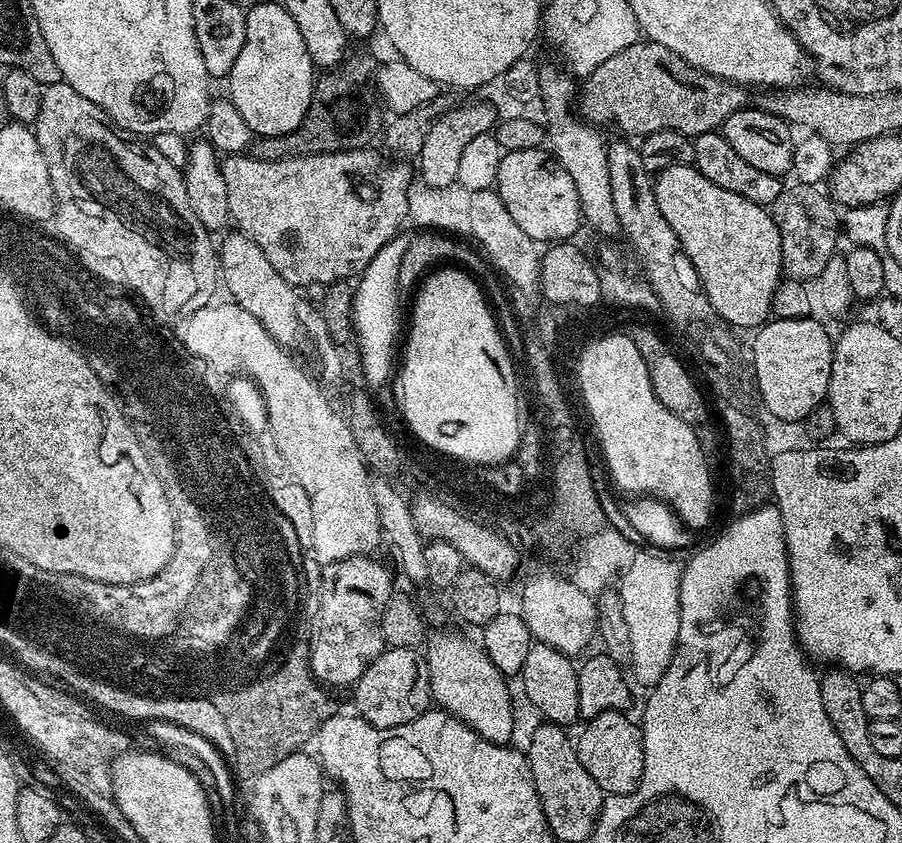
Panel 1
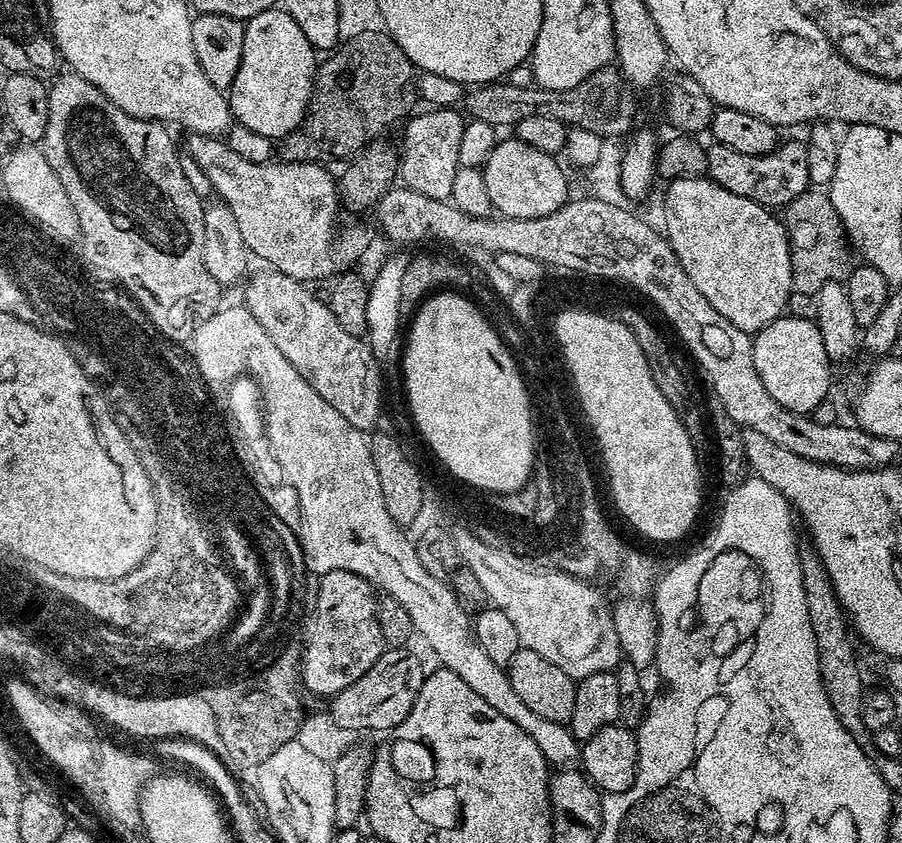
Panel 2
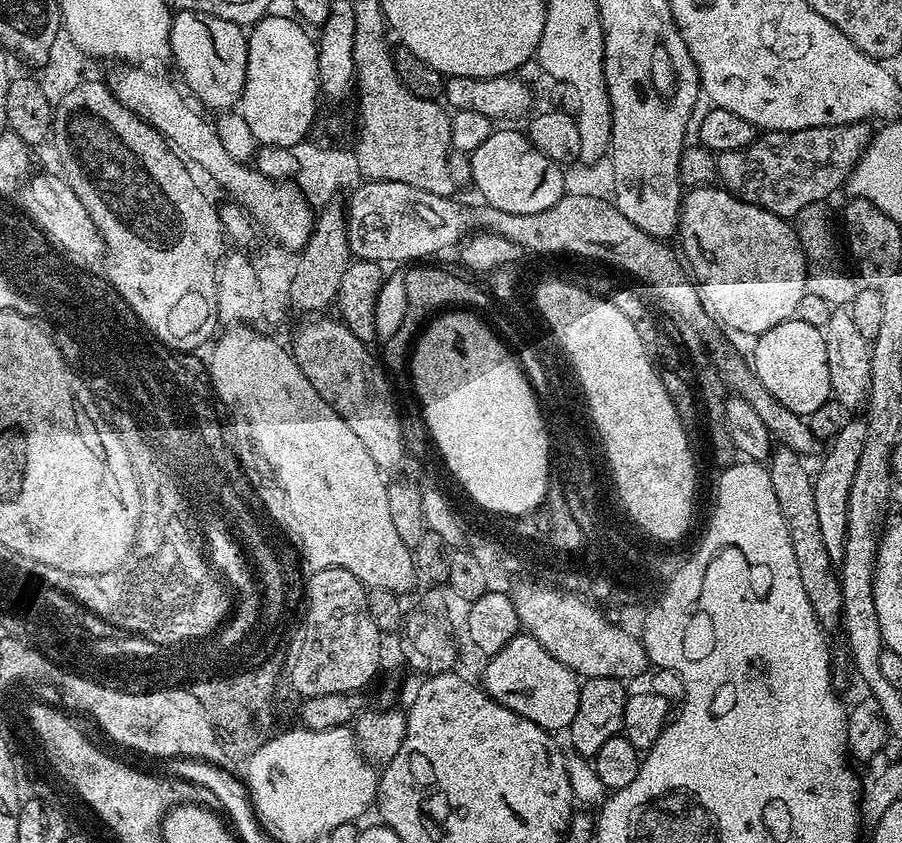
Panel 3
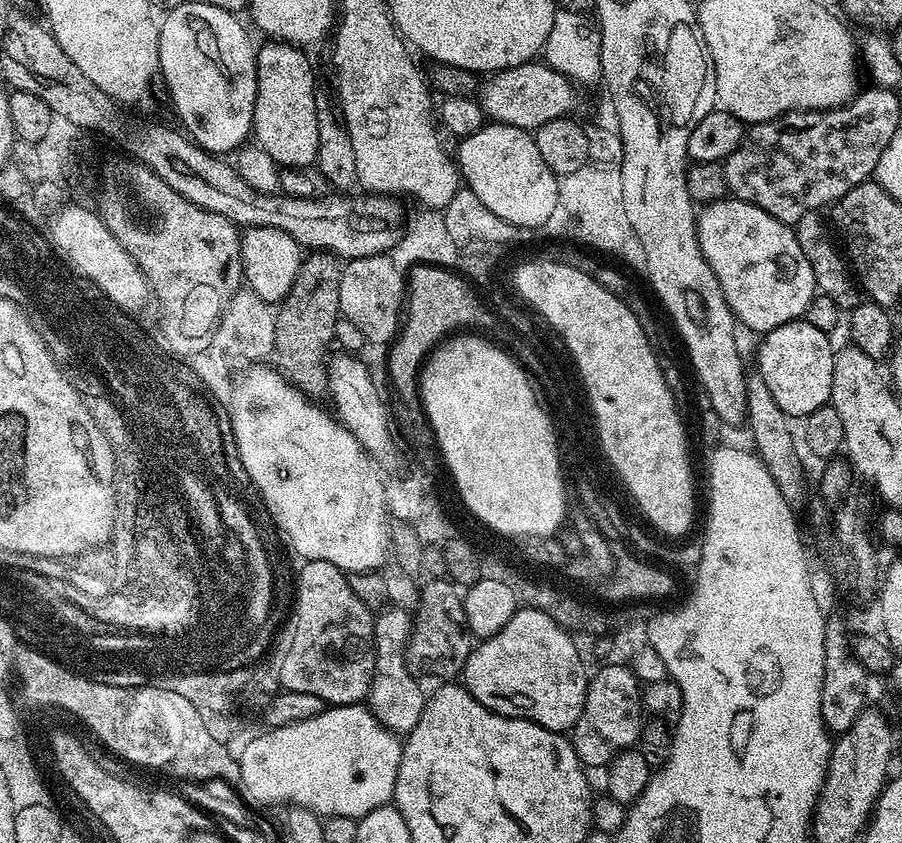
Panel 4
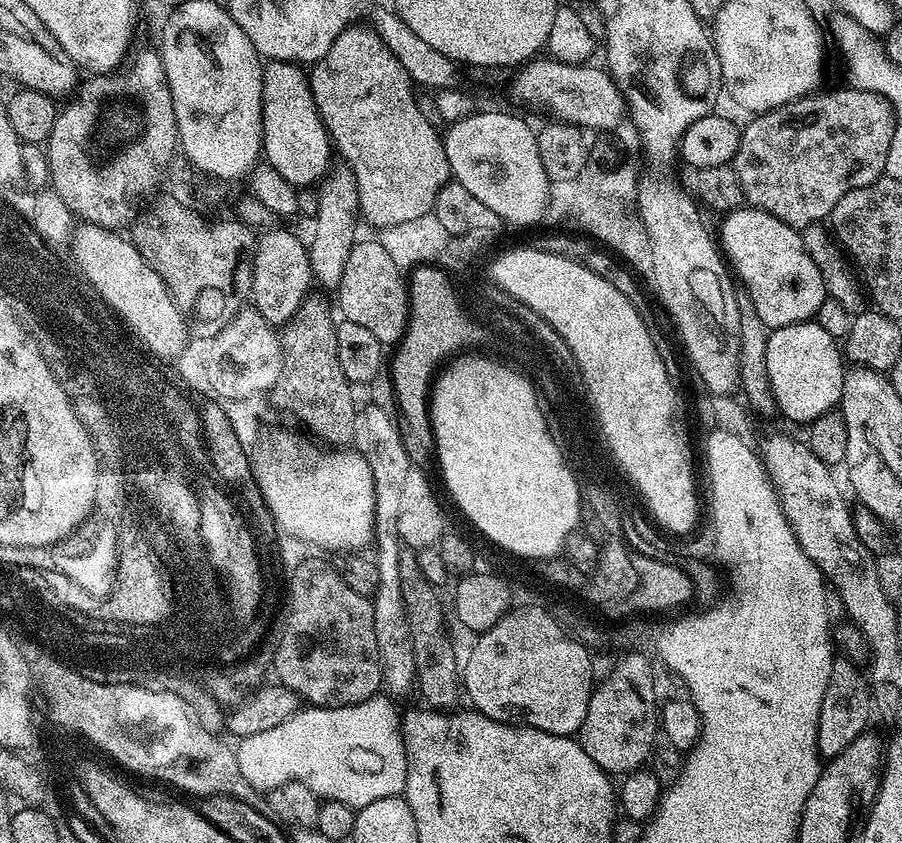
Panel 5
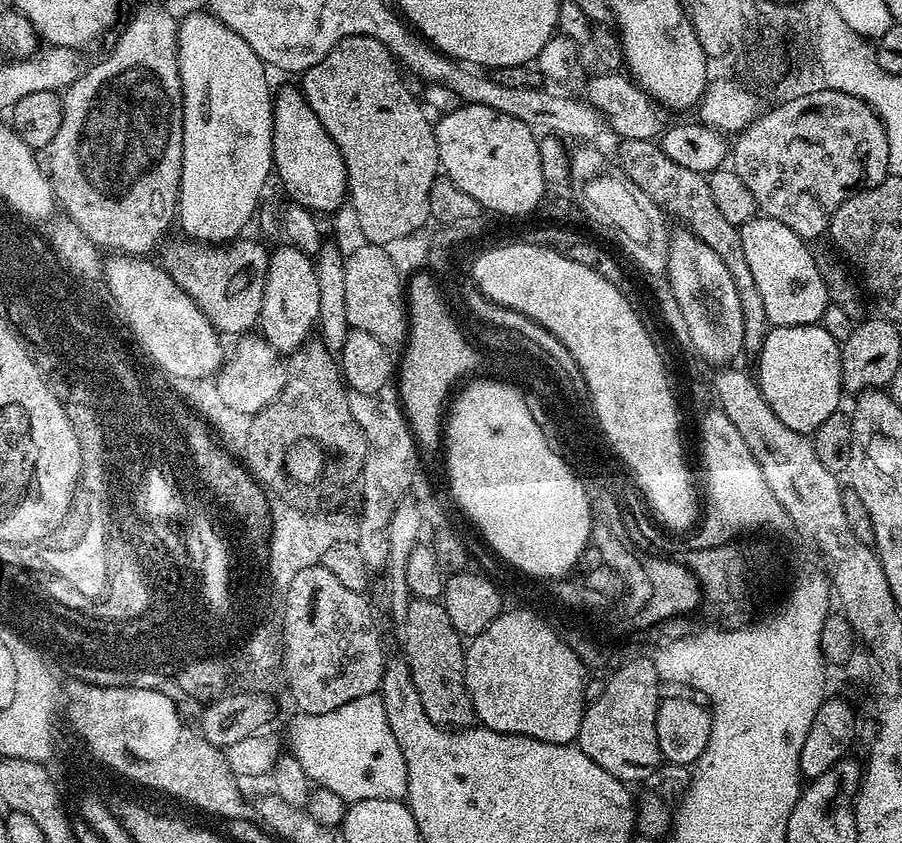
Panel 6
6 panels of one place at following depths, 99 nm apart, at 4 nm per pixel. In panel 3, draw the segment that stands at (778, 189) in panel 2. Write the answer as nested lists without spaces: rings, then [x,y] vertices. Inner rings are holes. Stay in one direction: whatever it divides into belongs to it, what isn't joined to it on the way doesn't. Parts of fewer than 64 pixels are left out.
[[[871,123],[839,124],[833,128],[807,128],[793,132],[764,132],[757,135],[742,150],[721,152],[716,156],[716,180],[732,196],[737,196],[742,202],[766,209],[776,216],[794,218],[811,204],[827,201],[831,192],[845,187],[847,178],[856,169],[860,156],[867,150],[874,135]]]

